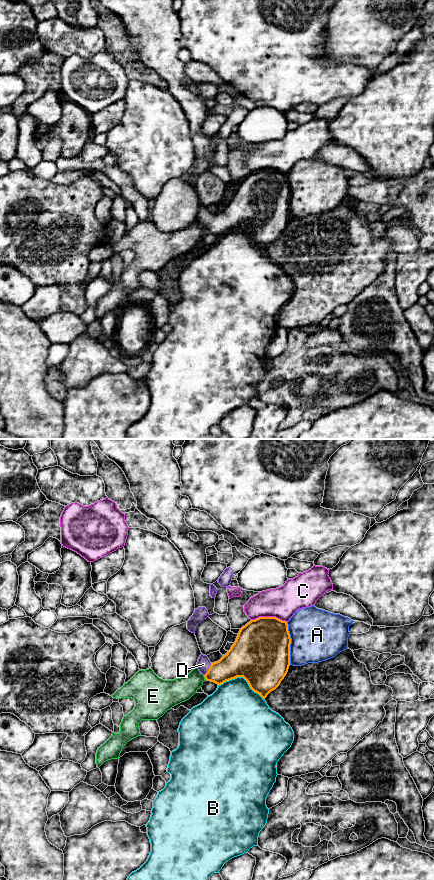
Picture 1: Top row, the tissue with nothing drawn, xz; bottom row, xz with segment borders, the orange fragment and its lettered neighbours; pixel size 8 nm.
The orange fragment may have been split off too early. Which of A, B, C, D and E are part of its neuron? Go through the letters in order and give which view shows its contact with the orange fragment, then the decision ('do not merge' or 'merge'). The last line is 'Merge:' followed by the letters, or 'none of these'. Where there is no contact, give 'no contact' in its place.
A: xz | do not merge
B: xz | do not merge
C: xz | do not merge
D: xz | merge
E: xz | do not merge
Merge: D

